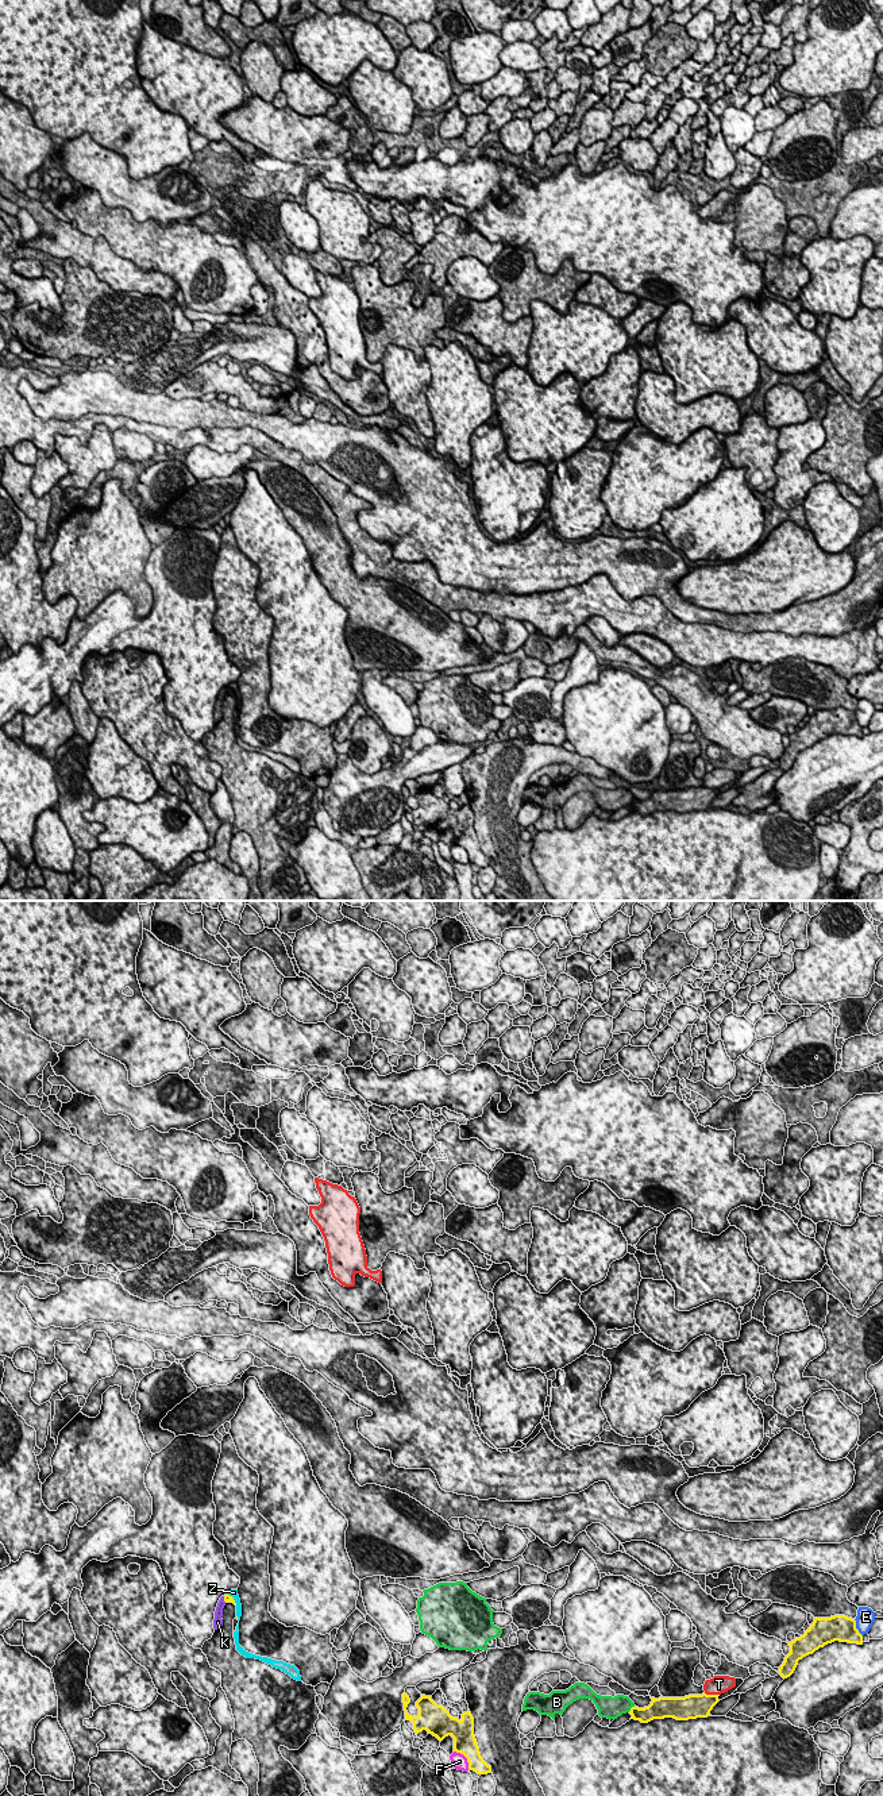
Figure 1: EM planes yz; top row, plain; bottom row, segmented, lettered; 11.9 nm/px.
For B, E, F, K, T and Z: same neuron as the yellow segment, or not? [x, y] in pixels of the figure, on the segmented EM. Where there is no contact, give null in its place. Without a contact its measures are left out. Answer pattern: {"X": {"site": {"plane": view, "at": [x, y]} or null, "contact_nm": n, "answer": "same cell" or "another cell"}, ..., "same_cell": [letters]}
{"B": {"site": {"plane": "yz", "at": [631, 1708]}, "contact_nm": 120, "answer": "another cell"}, "E": {"site": {"plane": "yz", "at": [855, 1627]}, "contact_nm": 240, "answer": "another cell"}, "F": {"site": {"plane": "yz", "at": [465, 1756]}, "contact_nm": 280, "answer": "another cell"}, "K": {"site": {"plane": "yz", "at": [224, 1599]}, "contact_nm": 90, "answer": "same cell"}, "T": {"site": {"plane": "yz", "at": [712, 1695]}, "contact_nm": 180, "answer": "another cell"}, "Z": {"site": {"plane": "yz", "at": [232, 1599]}, "contact_nm": 180, "answer": "another cell"}, "same_cell": ["K"]}

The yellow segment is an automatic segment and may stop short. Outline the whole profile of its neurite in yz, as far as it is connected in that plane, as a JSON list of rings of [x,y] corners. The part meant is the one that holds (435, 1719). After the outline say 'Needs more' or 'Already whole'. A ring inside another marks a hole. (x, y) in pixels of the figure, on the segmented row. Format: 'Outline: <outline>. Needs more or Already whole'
Outline: [[[405,1692],[402,1693],[402,1703],[405,1720],[413,1723],[416,1734],[427,1730],[428,1734],[432,1734],[439,1741],[451,1735],[454,1738],[454,1751],[460,1753],[467,1758],[470,1770],[474,1770],[478,1774],[487,1774],[491,1772],[491,1766],[481,1757],[474,1735],[474,1718],[470,1710],[463,1712],[462,1719],[459,1720],[458,1718],[452,1718],[443,1706],[437,1706],[431,1696],[421,1695],[416,1701],[419,1715],[412,1716],[406,1711],[410,1699]]]. Already whole

